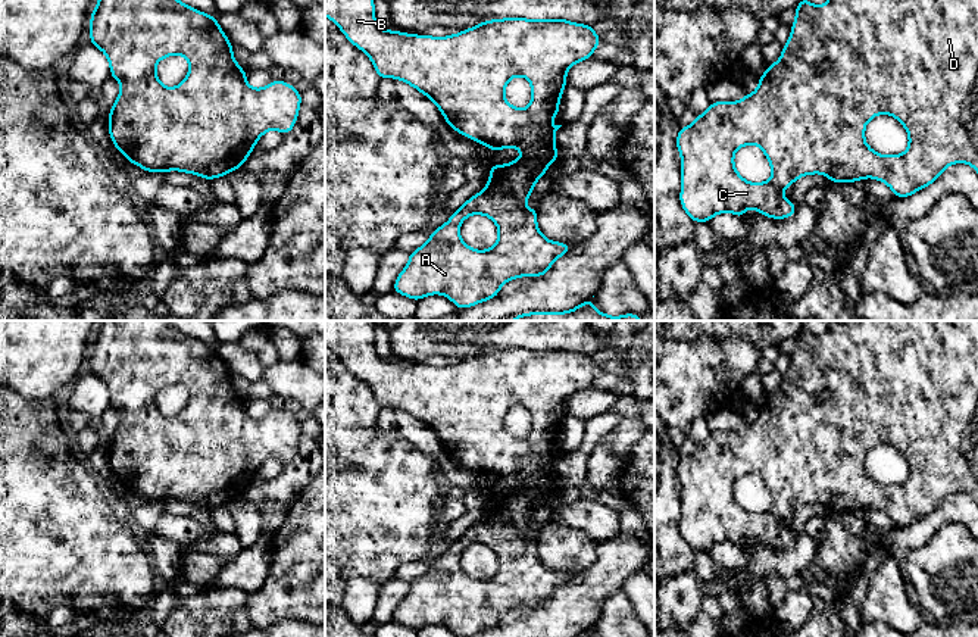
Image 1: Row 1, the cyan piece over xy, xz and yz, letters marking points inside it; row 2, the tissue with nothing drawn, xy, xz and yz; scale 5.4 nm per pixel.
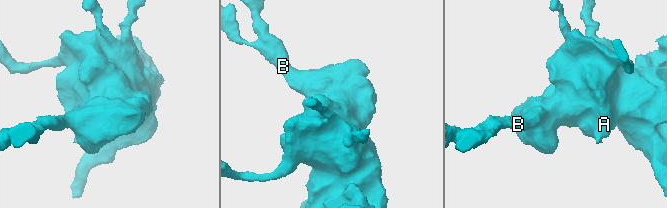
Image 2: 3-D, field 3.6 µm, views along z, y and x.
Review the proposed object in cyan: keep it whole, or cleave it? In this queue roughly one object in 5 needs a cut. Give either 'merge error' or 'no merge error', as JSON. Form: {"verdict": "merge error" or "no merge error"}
{"verdict": "no merge error"}

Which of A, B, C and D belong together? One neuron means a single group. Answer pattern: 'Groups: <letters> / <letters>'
Groups: A B C D

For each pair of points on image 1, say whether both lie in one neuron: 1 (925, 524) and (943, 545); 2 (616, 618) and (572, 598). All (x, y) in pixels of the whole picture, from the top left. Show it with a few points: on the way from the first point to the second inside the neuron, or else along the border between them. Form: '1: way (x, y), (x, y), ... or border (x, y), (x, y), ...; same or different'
1: border (962, 522), (944, 522), (921, 546), (906, 550); different
2: border (621, 590), (608, 598), (596, 621); different

